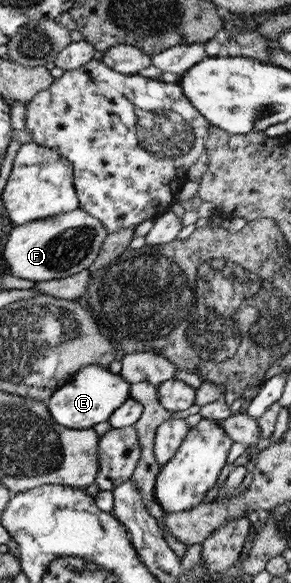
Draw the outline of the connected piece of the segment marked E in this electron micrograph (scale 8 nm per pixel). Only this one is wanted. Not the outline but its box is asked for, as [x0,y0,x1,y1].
[46,364,131,429]

